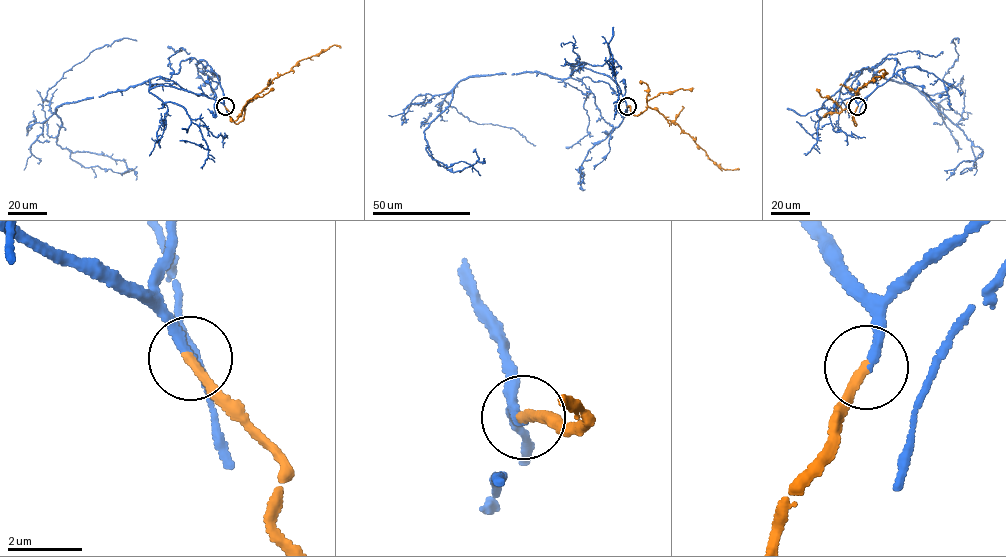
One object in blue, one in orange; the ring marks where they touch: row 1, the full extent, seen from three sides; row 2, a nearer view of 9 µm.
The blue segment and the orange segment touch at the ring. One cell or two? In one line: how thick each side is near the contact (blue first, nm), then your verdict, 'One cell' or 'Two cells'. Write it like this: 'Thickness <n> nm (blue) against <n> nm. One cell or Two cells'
Thickness 240 nm (blue) against 280 nm. One cell

